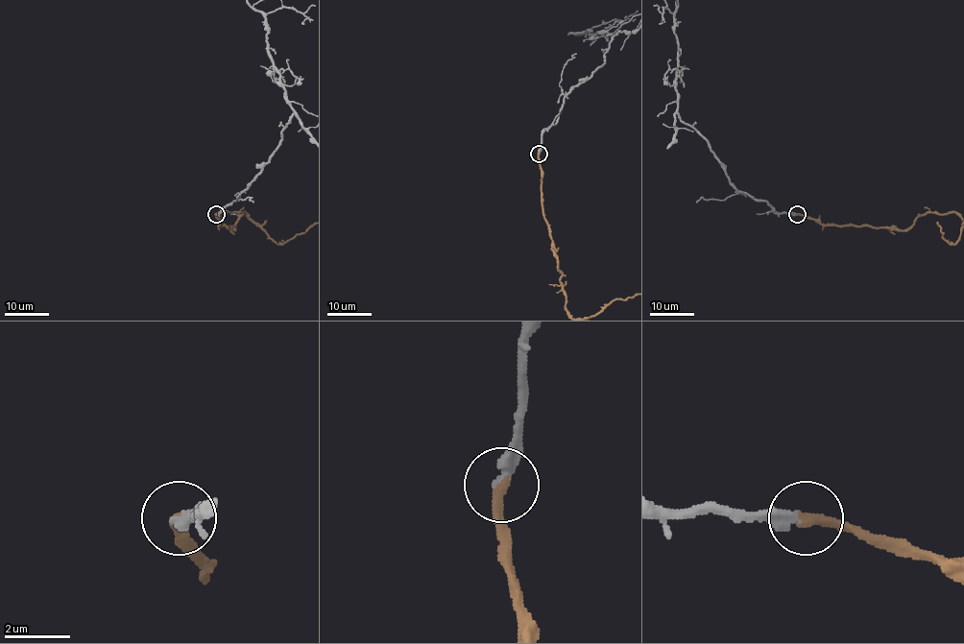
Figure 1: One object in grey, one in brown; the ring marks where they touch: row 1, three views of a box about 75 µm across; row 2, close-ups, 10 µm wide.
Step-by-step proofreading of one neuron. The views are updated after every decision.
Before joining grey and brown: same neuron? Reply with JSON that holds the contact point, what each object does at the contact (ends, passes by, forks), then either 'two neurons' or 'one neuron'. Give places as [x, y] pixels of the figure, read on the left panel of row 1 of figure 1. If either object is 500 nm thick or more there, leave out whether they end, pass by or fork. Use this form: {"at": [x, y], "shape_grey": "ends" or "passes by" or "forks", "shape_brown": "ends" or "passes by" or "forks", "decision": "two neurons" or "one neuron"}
{"at": [216, 214], "shape_grey": "ends", "shape_brown": "ends", "decision": "one neuron"}

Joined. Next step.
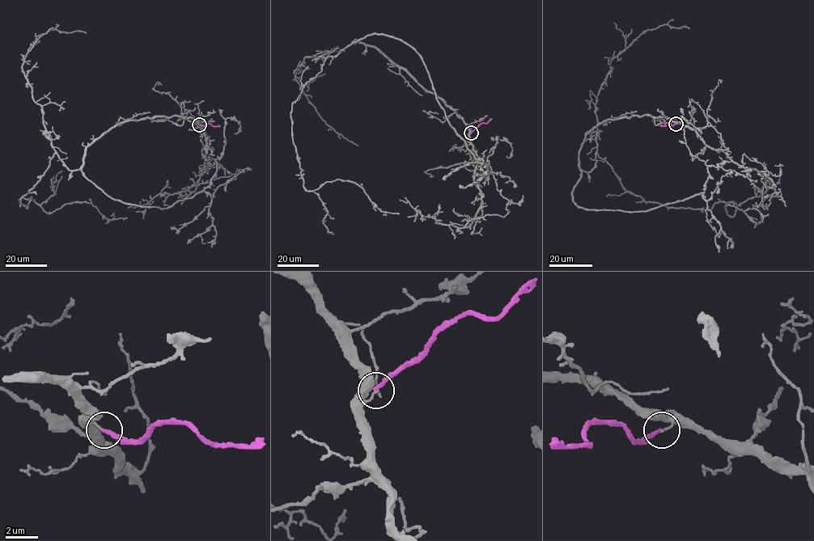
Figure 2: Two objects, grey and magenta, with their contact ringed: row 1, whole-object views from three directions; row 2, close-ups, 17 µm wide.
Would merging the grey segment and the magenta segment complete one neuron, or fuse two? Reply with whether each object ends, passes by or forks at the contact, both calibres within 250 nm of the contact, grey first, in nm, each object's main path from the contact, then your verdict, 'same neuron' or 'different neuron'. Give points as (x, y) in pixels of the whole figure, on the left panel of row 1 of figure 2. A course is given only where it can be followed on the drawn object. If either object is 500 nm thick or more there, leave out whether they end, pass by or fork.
grey ends there; magenta ends there; 120 nm thick on the grey side, 240 nm on the other; grey runs (199, 124), (120, 122), (86, 147), (82, 173), (116, 200), (167, 208), (209, 184), (226, 118), (235, 133); magenta runs (199, 124), (219, 126); different neuron

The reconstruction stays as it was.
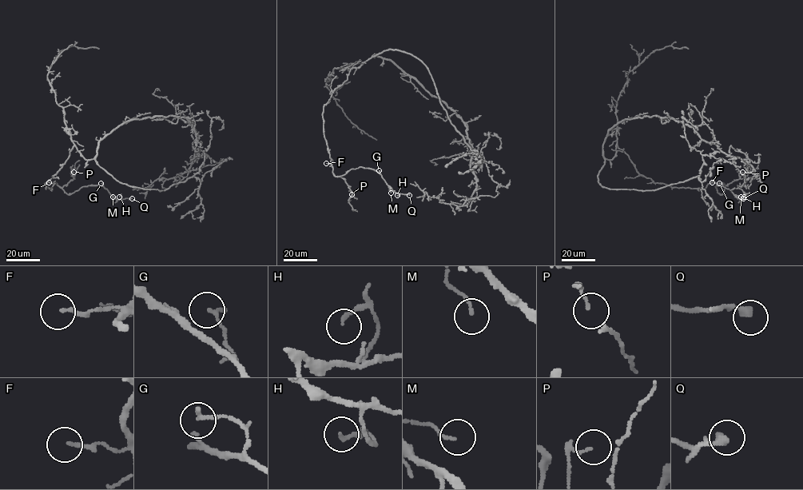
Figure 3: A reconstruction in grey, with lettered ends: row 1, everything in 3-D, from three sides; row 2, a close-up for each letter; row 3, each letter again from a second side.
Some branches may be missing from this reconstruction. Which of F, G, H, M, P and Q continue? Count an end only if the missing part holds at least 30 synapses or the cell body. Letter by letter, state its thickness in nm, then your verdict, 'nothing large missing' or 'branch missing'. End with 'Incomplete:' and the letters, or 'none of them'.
F: 140 nm thick; nothing large missing
G: 180 nm thick; nothing large missing
H: 150 nm thick; nothing large missing
M: 120 nm thick; nothing large missing
P: 70 nm thick; nothing large missing
Q: 320 nm thick; nothing large missing
Incomplete: none of them

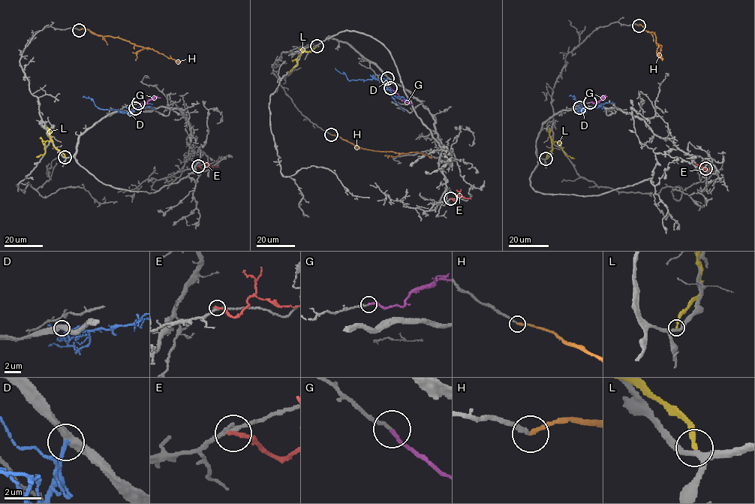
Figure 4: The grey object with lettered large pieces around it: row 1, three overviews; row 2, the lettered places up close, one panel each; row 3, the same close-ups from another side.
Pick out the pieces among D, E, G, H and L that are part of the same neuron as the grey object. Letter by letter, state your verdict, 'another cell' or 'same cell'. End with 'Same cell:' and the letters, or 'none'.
D: another cell
E: another cell
G: same cell
H: same cell
L: another cell
Same cell: G, H

